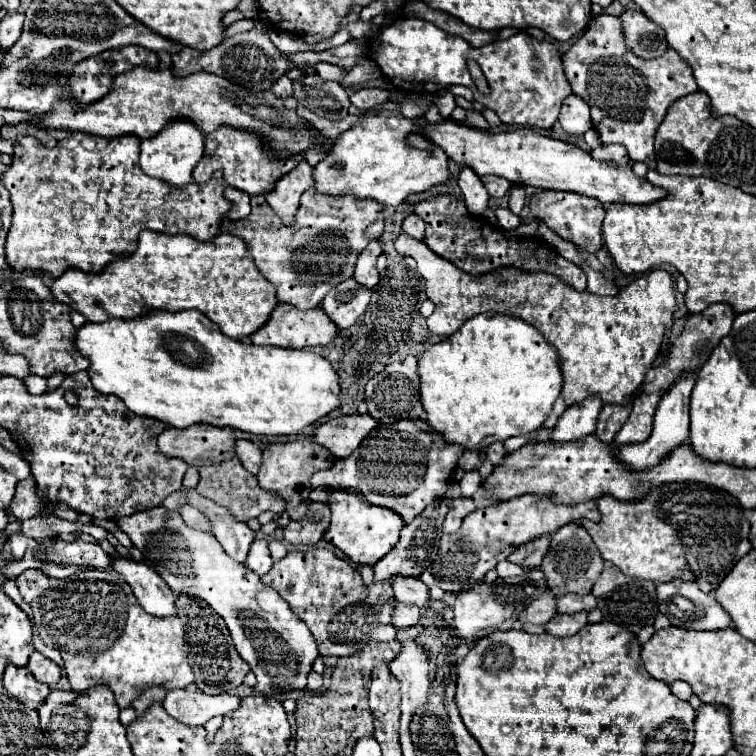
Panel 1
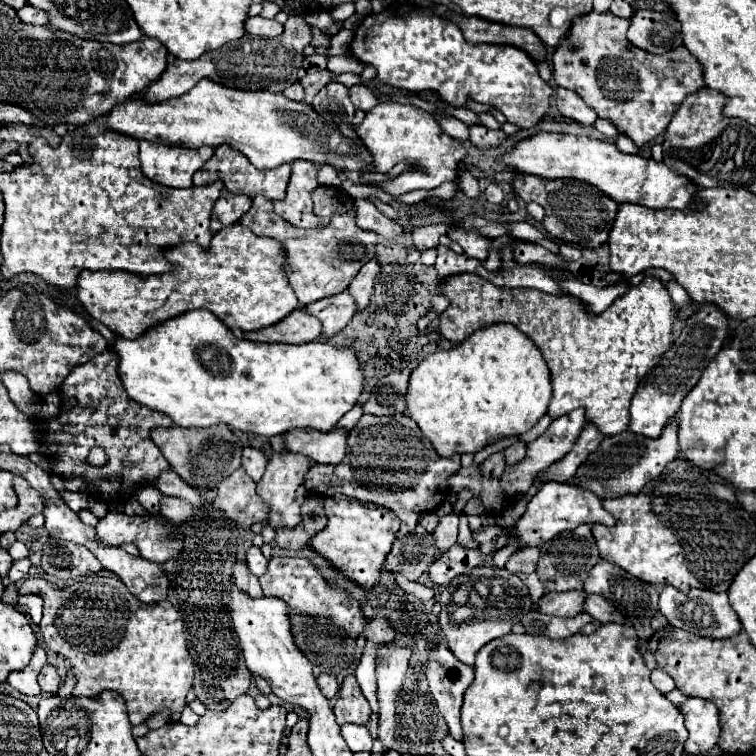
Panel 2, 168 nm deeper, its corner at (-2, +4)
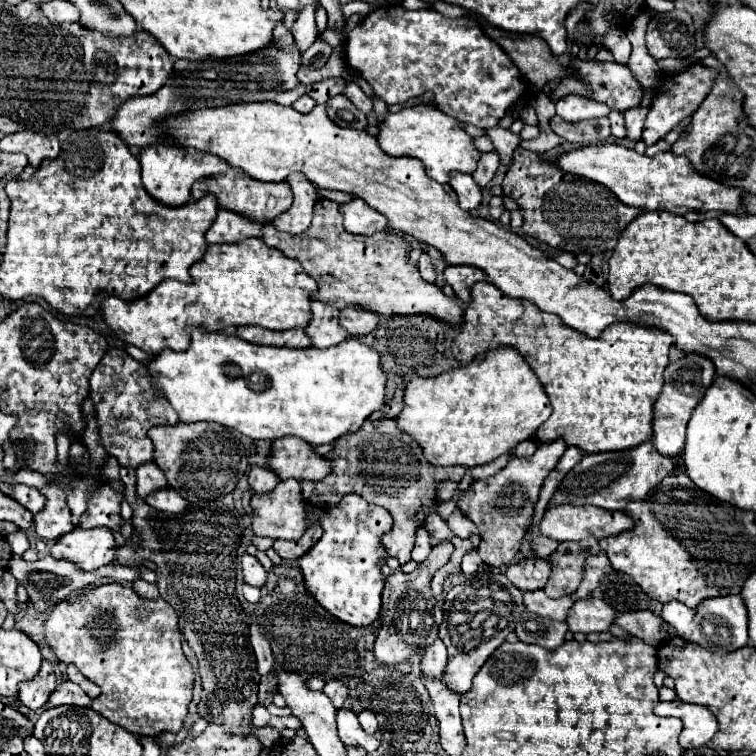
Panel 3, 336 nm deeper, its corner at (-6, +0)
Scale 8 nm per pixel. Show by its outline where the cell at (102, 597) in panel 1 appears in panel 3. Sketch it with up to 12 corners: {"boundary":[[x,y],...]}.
{"boundary":[[110,583],[48,615],[92,709],[178,733],[194,671],[178,615]]}

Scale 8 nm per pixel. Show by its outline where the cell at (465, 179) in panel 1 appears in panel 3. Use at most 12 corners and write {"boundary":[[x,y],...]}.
{"boundary":[[466,173],[450,175],[458,205],[472,211],[482,201],[482,191]]}

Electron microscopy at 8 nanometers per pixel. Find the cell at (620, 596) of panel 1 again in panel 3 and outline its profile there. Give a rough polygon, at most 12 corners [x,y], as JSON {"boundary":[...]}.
{"boundary":[[604,553],[584,563],[574,599],[616,611],[648,609],[644,591]]}

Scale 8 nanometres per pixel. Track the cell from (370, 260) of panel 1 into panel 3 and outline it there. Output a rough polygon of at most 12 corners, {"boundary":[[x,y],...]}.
{"boundary":[[360,307],[340,311],[342,327],[350,335],[368,335],[378,315]]}

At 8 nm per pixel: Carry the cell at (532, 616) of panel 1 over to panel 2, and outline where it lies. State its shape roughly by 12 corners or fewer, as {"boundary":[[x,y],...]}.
{"boundary":[[584,591],[548,593],[538,611],[556,617],[582,613]]}

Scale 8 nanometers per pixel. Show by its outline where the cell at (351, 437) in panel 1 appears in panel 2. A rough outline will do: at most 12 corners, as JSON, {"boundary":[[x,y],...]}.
{"boundary":[[292,429],[286,451],[340,463],[348,429]]}

